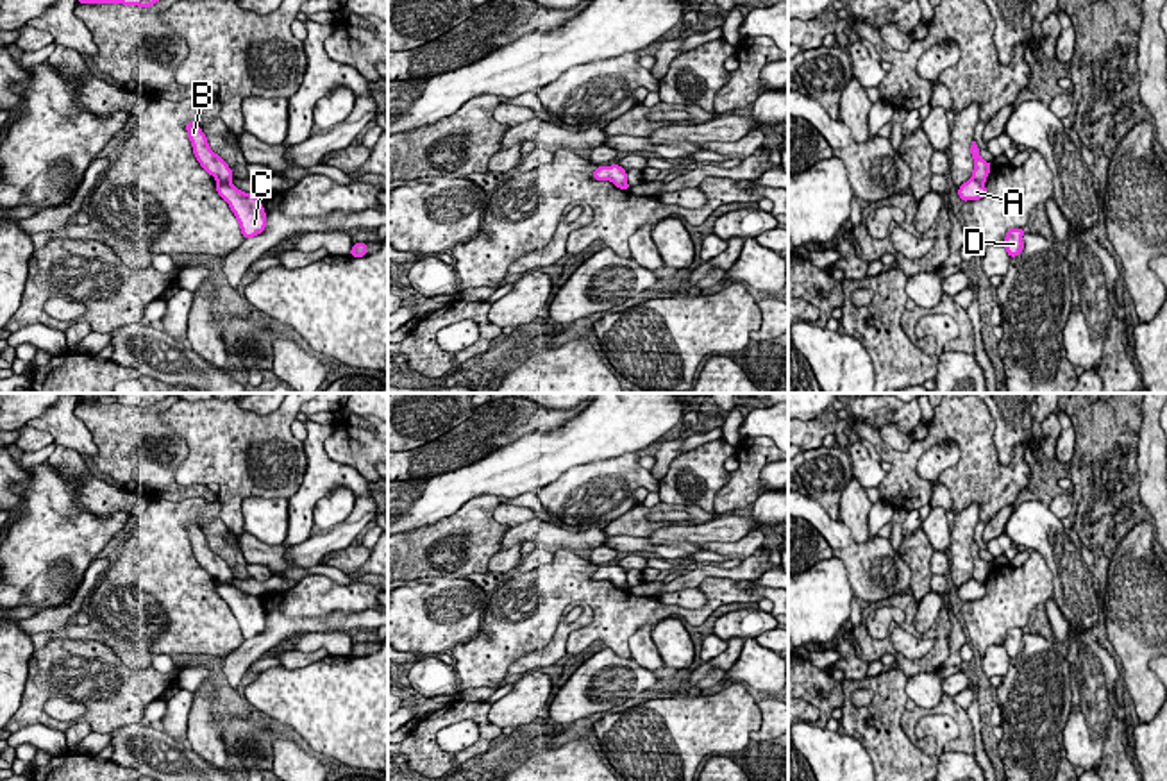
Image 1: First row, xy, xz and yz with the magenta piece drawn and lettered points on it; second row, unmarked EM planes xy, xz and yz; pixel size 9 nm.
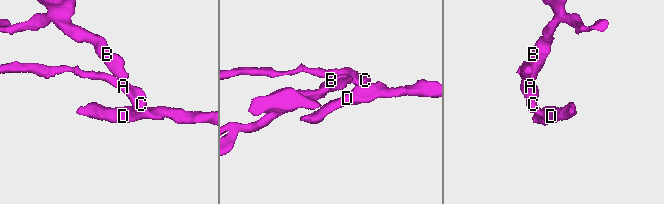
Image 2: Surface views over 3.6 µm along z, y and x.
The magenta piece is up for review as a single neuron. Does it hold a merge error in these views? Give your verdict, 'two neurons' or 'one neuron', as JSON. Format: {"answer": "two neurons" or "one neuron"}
{"answer": "two neurons"}

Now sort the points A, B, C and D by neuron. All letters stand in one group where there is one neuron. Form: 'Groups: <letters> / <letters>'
Groups: A C D / B

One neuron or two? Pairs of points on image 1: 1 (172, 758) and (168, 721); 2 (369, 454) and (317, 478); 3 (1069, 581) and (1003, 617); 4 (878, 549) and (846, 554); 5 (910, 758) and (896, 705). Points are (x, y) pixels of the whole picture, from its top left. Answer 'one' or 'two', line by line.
1: two
2: two
3: two
4: one
5: one

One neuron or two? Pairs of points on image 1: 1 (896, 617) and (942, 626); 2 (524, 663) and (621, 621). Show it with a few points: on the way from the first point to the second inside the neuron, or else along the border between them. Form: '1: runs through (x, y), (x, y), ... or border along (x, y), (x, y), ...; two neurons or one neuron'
1: border along (899, 606), (878, 606), (867, 617), (874, 640); two neurons
2: border along (553, 640), (515, 660); two neurons

